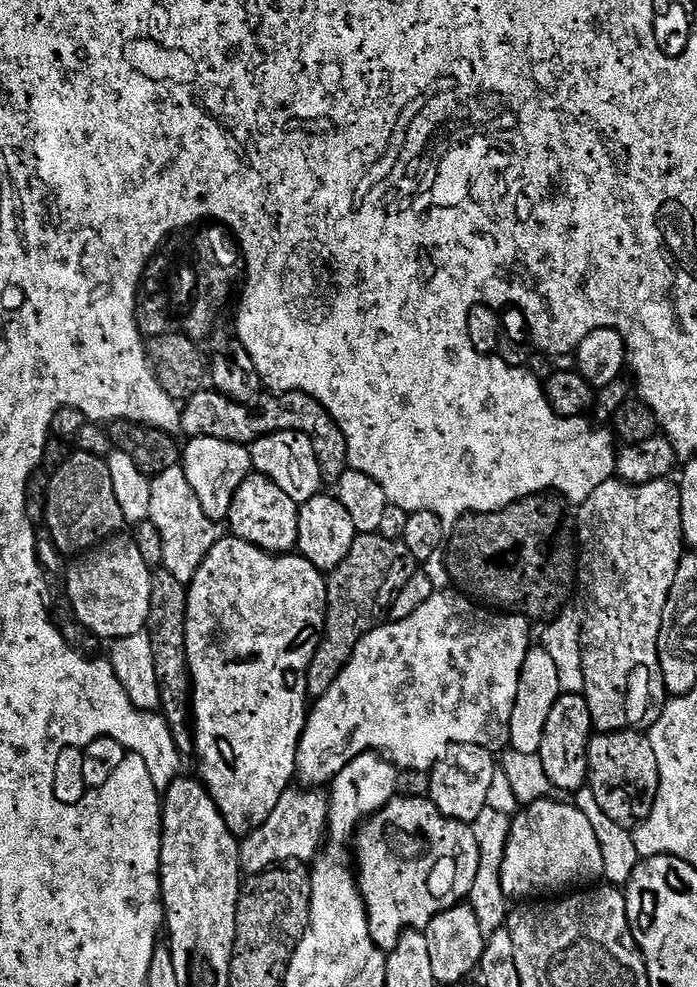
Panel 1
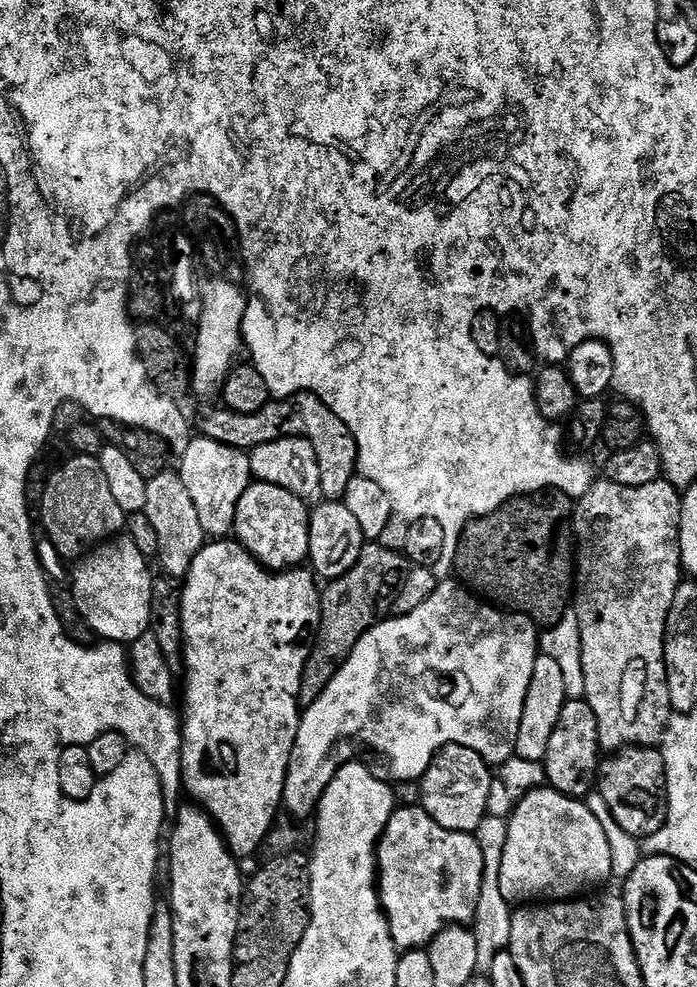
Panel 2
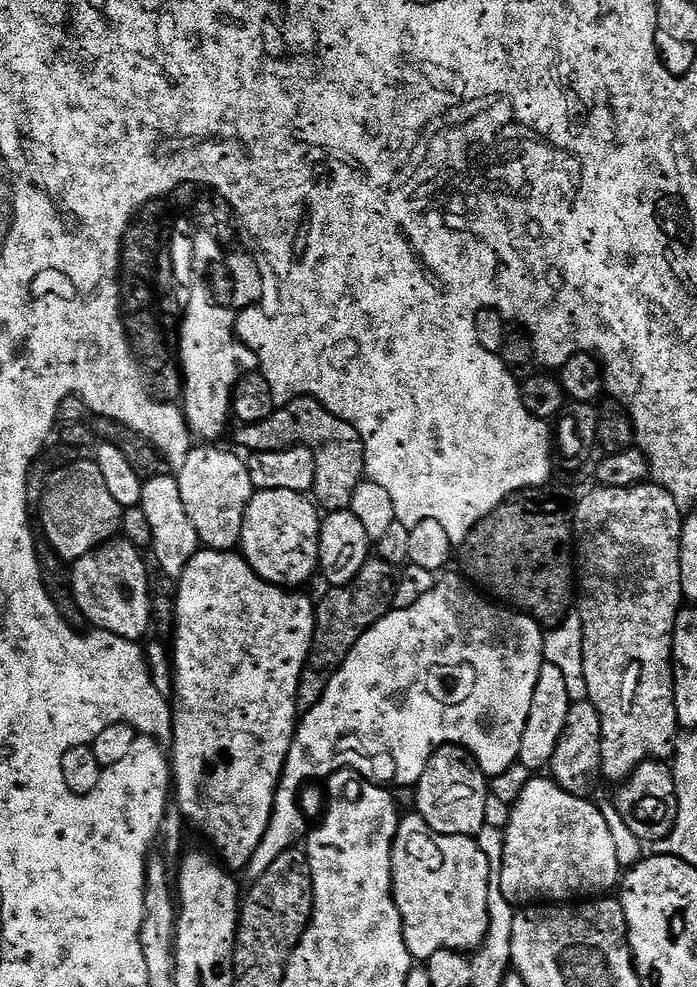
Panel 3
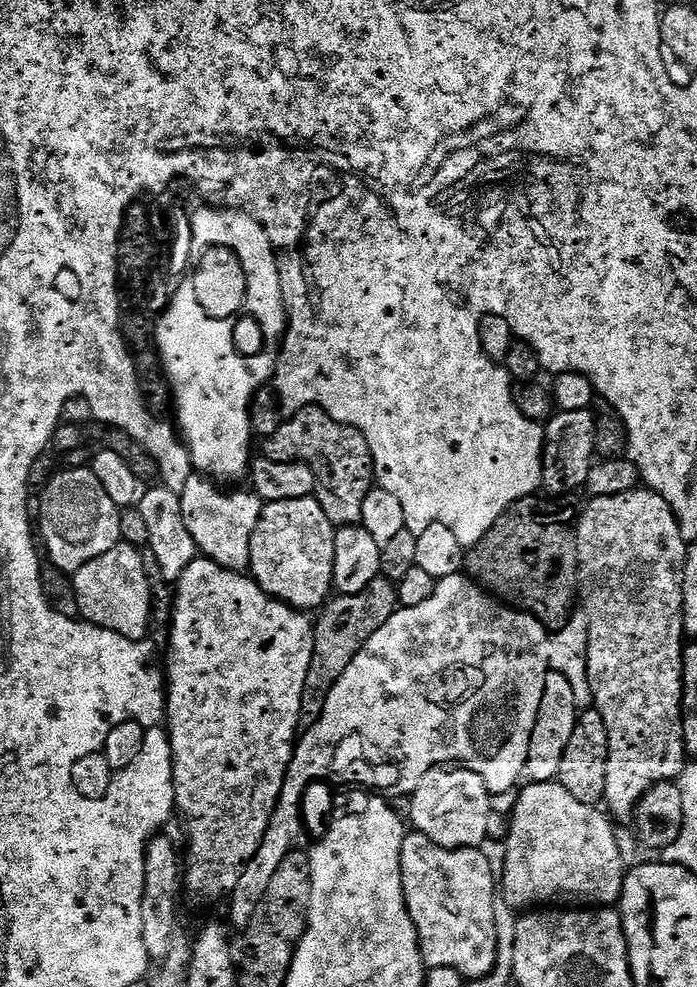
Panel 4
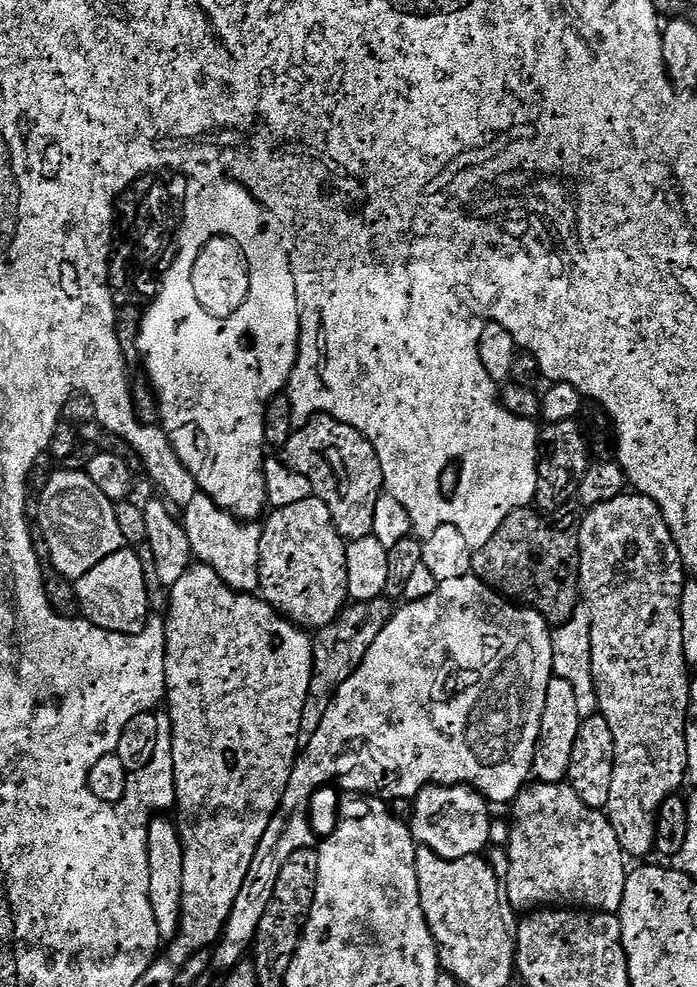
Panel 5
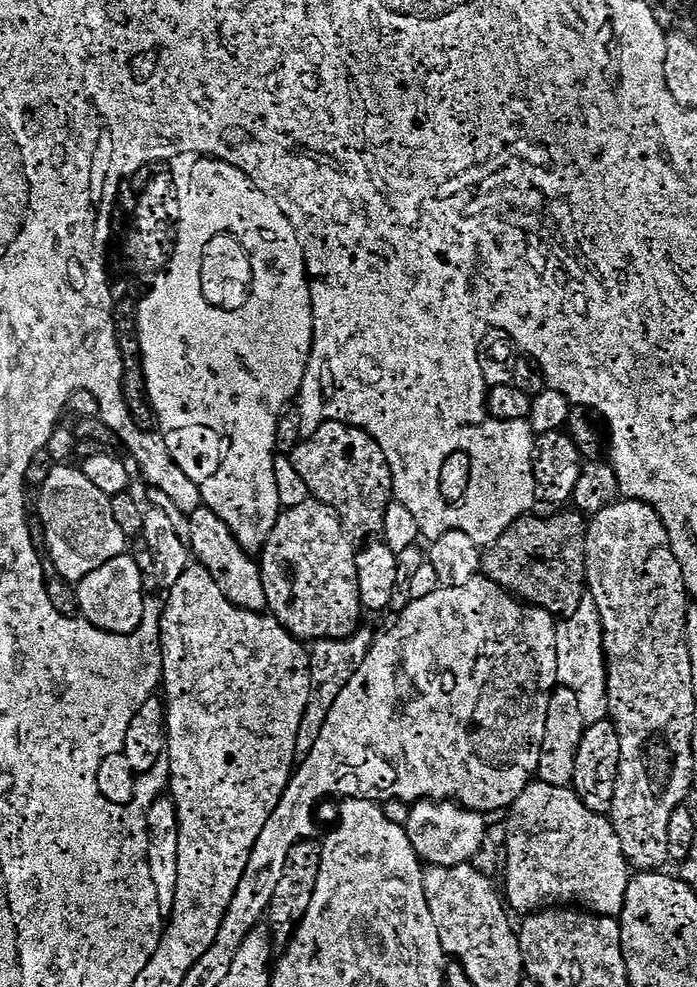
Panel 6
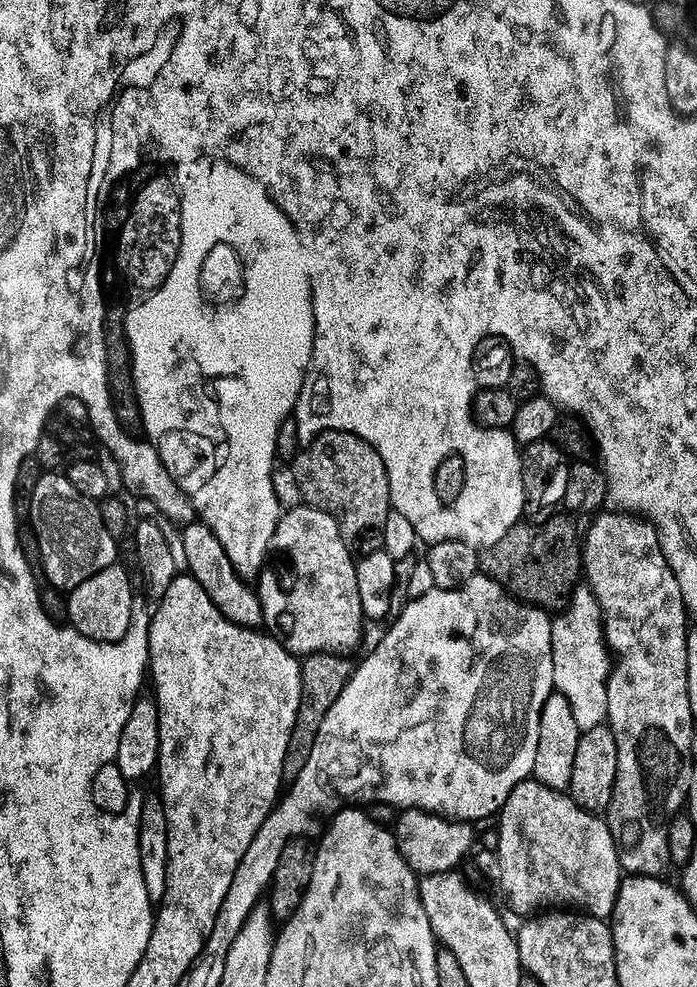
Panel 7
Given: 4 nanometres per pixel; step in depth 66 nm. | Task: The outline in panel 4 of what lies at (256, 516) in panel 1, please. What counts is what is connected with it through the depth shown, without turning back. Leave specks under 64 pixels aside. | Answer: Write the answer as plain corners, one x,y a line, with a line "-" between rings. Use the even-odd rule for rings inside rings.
315,495
267,501
250,538
250,570
260,570
260,564
304,564
304,556
330,556
334,562
335,541
336,528

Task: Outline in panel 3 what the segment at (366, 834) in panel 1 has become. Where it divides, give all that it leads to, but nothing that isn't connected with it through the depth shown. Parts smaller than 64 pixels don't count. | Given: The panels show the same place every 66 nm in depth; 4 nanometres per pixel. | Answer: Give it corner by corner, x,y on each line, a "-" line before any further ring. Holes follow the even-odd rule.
411,815
401,819
392,843
392,897
402,914
406,946
416,962
427,962
438,950
475,953
490,926
490,862
473,837
438,834
421,816

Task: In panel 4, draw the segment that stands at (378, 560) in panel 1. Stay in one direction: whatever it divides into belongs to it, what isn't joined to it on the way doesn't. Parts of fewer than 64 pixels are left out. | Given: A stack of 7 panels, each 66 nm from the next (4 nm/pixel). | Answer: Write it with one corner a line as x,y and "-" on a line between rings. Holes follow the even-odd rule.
385,578
371,580
358,594
337,595
323,605
320,617
315,617
312,633
312,661
306,674
300,703
300,724
311,726
322,714
324,700
330,690
336,687
338,678
350,666
350,662
360,653
367,640
387,620
398,607
397,585
-
324,612
324,613
323,613

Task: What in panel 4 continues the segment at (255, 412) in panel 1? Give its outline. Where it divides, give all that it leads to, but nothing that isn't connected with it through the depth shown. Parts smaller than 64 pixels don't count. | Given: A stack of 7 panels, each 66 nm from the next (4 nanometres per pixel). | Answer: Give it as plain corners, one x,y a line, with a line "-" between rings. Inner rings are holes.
309,406
293,416
295,416
293,420
285,419
275,434
263,441
263,455
269,460
299,460
302,464
309,464
316,479
314,495
322,506
322,510
326,510
326,518
330,518
333,526
359,525
362,502
368,491
374,487
372,455
370,454
370,446
366,446
366,438
357,428
338,422
322,408

